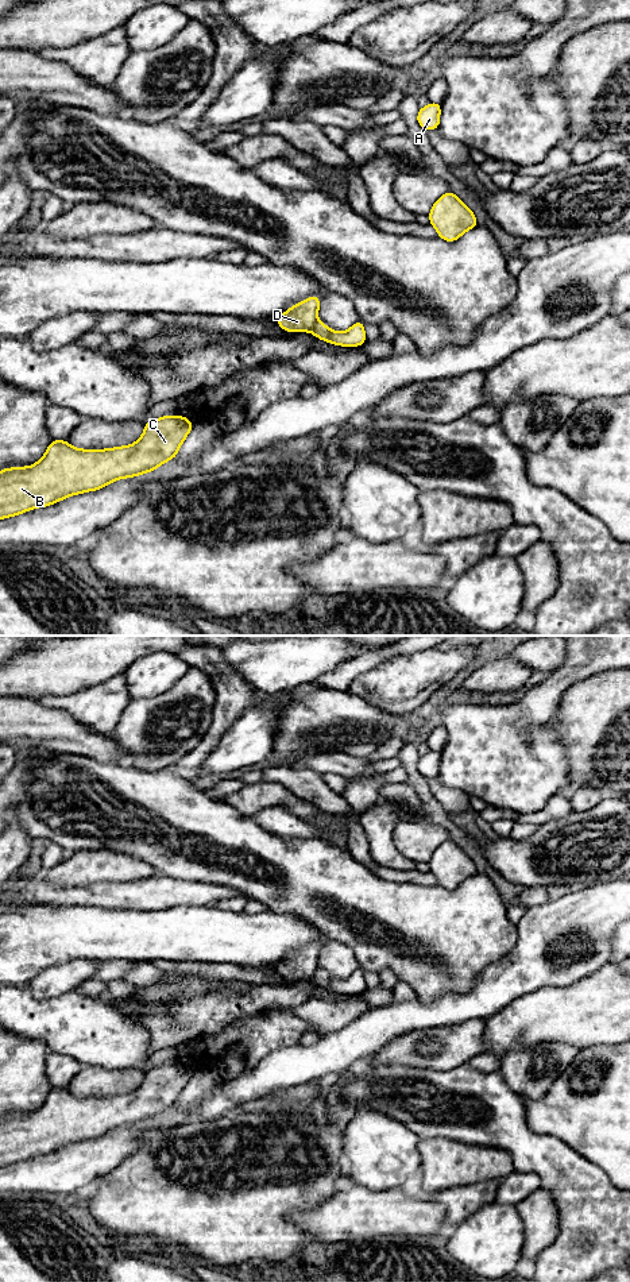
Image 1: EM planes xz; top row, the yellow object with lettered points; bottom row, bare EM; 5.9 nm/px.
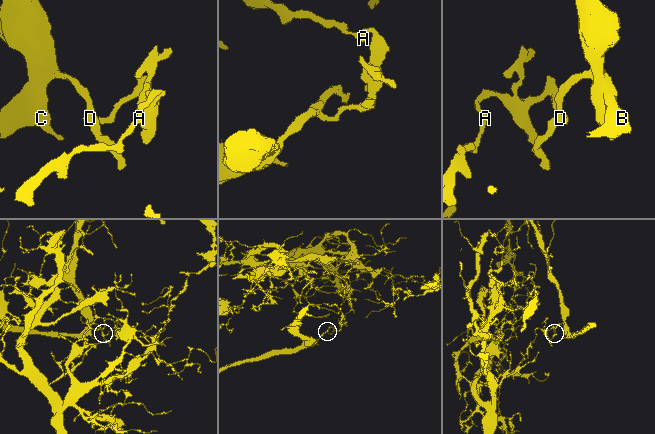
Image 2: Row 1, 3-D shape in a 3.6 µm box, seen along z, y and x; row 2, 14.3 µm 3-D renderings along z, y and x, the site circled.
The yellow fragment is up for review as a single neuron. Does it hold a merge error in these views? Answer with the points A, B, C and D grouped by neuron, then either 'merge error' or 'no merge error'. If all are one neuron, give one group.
A / B C D; merge error

